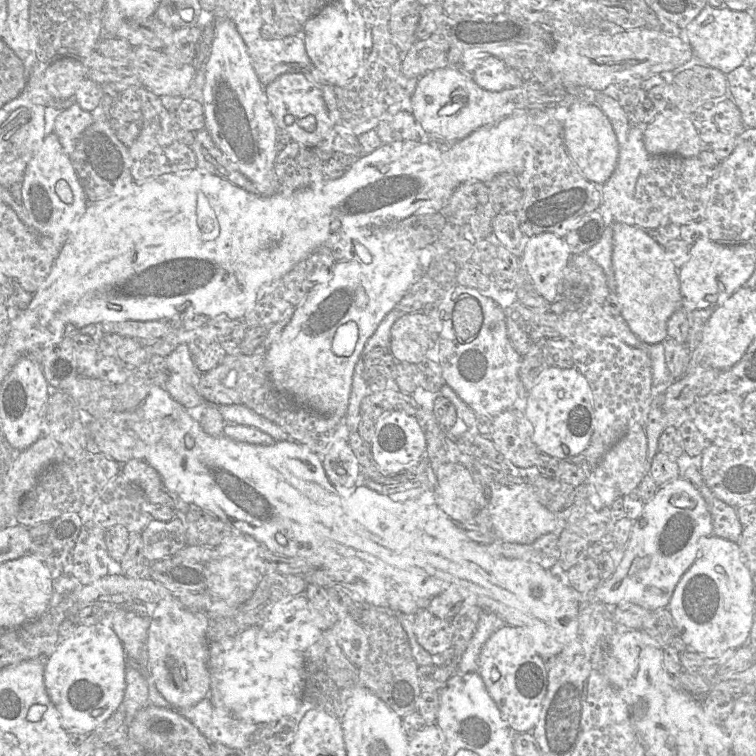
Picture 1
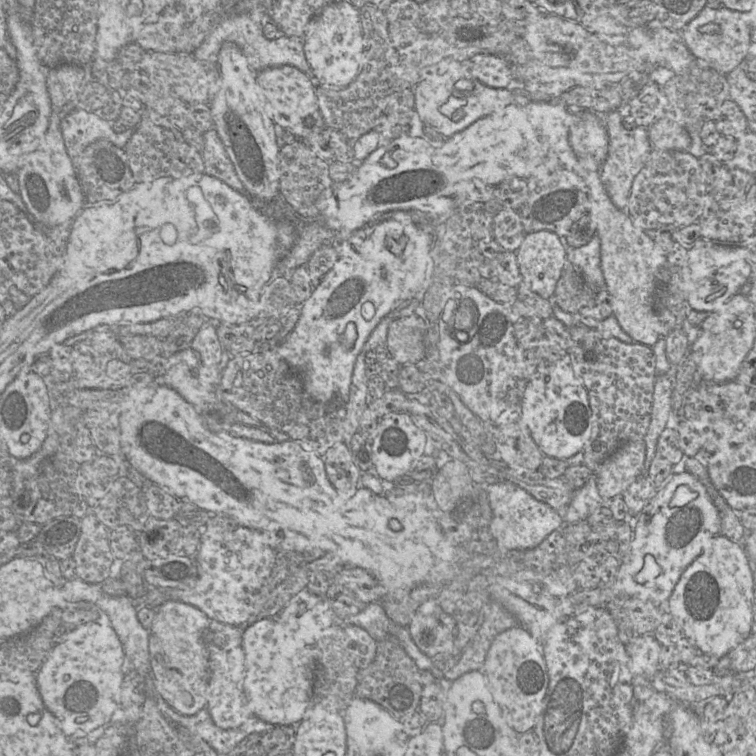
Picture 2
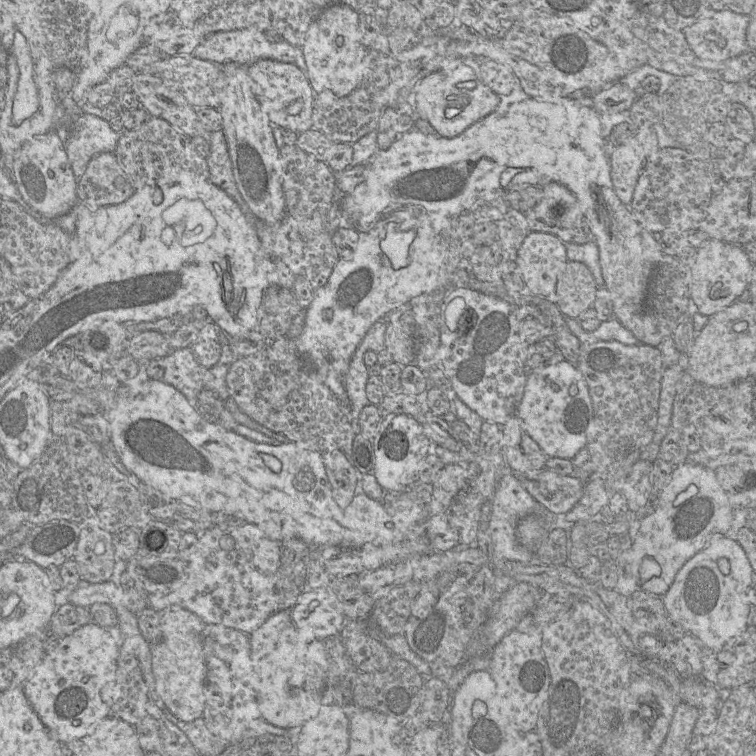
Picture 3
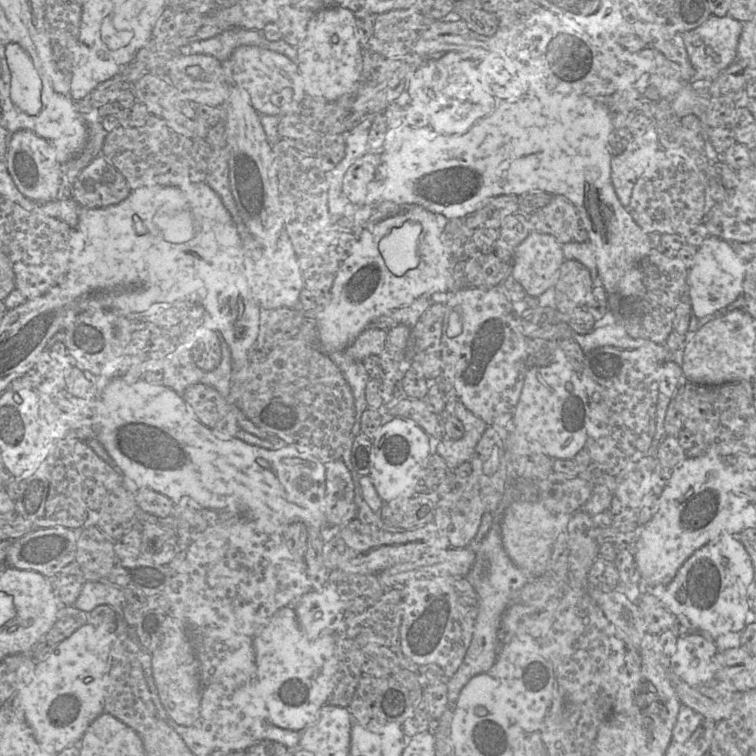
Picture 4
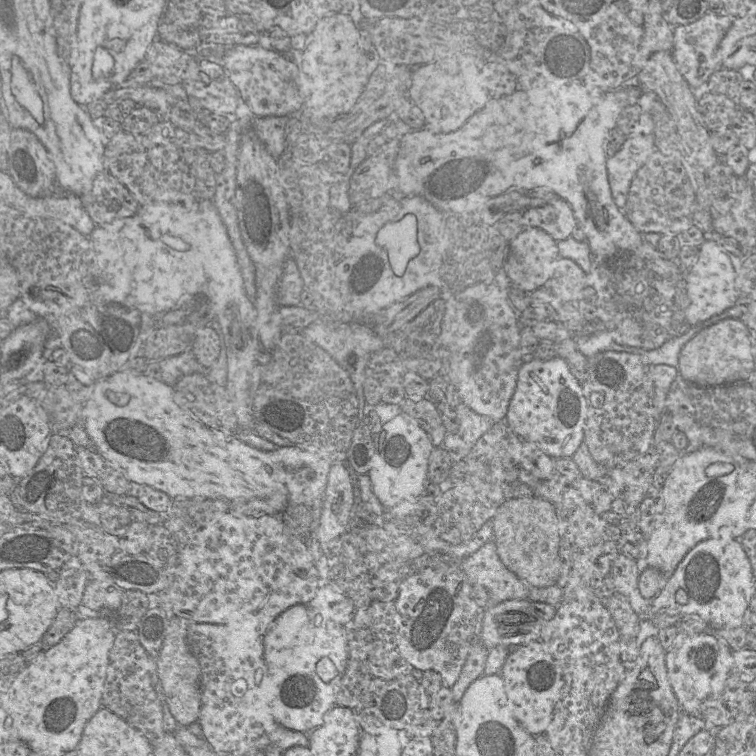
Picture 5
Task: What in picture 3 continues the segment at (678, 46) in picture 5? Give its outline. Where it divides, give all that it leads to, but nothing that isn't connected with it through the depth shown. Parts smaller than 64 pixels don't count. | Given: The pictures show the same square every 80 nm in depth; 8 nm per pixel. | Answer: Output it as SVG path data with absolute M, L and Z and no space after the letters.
M726 8L720 11L710 9L682 32L690 49L699 59L724 62L748 50L746 32L749 22L749 15L738 14Z

